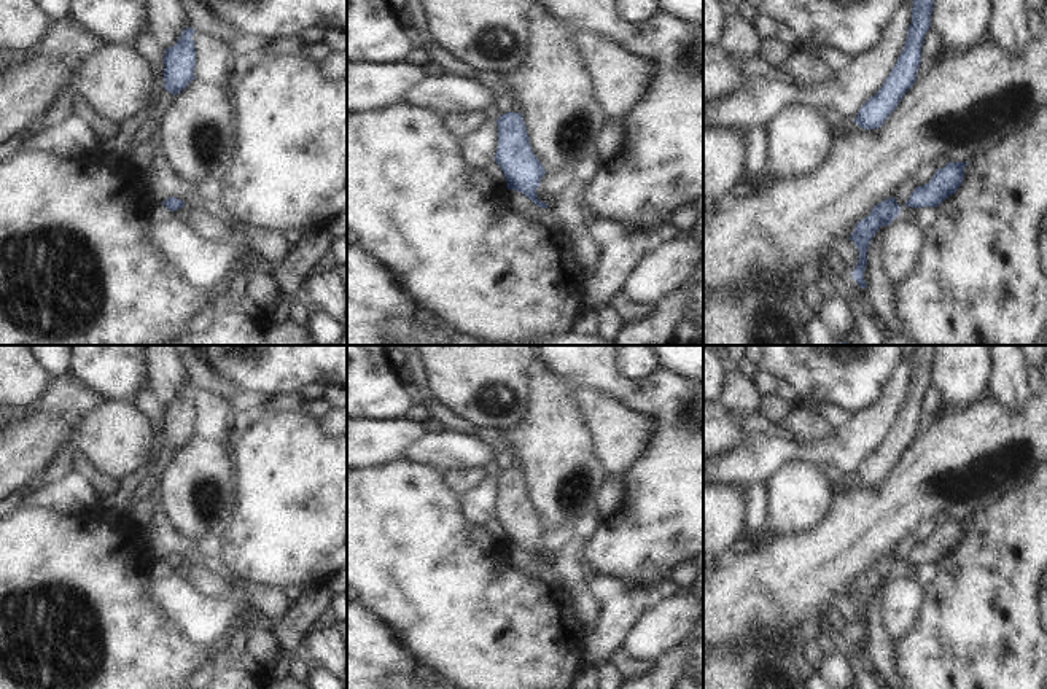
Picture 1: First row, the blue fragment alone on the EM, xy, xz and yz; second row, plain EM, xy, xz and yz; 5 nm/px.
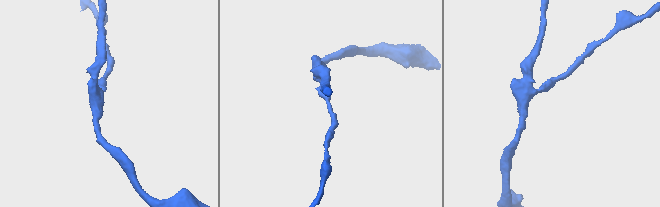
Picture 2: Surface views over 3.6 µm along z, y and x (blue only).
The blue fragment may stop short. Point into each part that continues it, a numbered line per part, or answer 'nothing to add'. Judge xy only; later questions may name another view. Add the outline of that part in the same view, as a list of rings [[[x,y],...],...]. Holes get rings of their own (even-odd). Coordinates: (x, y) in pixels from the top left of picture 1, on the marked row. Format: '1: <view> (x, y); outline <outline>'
nothing to add

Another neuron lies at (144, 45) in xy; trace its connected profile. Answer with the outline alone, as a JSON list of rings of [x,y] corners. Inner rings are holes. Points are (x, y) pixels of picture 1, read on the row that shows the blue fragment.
[[[148,27],[140,29],[135,41],[130,46],[150,65],[154,78],[164,78],[165,51],[154,43]]]

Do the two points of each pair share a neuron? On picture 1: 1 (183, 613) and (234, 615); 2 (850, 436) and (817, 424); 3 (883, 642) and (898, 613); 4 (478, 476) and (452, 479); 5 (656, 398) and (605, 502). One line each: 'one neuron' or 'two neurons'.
1: one neuron
2: two neurons
3: two neurons
4: one neuron
5: two neurons

